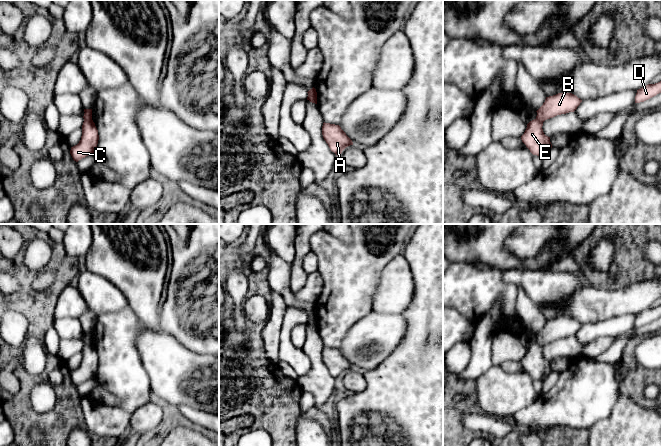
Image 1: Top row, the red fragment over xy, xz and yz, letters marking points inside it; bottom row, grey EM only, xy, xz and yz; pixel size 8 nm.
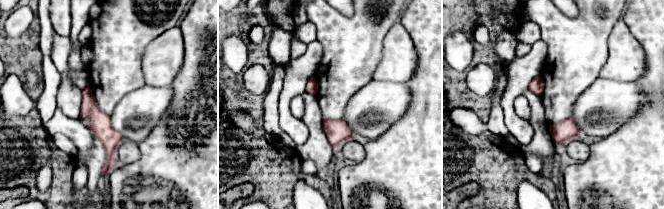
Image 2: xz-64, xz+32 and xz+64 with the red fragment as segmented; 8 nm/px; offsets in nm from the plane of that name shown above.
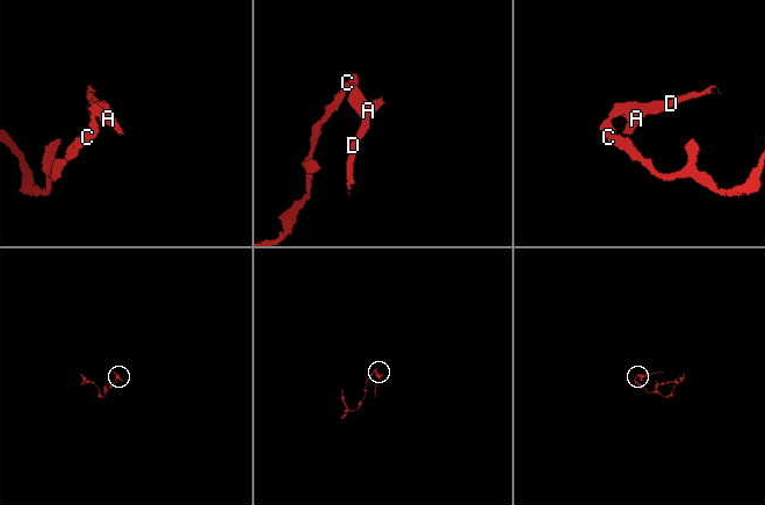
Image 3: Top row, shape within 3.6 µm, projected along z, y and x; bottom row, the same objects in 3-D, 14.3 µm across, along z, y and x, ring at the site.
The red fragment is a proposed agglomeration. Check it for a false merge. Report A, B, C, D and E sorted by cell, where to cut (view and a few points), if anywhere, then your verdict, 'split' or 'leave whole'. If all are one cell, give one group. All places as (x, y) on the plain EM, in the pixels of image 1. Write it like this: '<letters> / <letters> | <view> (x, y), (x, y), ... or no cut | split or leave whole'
A B D / C E | xy (91, 342), (84, 344) | split

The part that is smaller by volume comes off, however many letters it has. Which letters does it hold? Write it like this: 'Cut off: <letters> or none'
Cut off: A, B, D

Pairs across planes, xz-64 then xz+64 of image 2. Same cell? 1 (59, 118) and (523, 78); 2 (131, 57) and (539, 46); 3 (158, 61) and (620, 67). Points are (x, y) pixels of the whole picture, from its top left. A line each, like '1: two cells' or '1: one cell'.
1: one cell
2: two cells
3: one cell

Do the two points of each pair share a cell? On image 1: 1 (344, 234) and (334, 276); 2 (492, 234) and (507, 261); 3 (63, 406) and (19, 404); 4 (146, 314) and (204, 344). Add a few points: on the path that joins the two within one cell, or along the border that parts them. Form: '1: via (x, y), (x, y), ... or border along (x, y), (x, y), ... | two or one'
1: border along (330, 234), (344, 241), (349, 241), (352, 238) | two
2: via (492, 241), (492, 246), (500, 254) | one
3: via (52, 417), (33, 418), (30, 415) | one
4: border along (160, 306), (160, 327), (162, 329) | two

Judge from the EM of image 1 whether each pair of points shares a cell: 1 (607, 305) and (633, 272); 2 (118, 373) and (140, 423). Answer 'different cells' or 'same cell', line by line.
1: different cells
2: different cells

